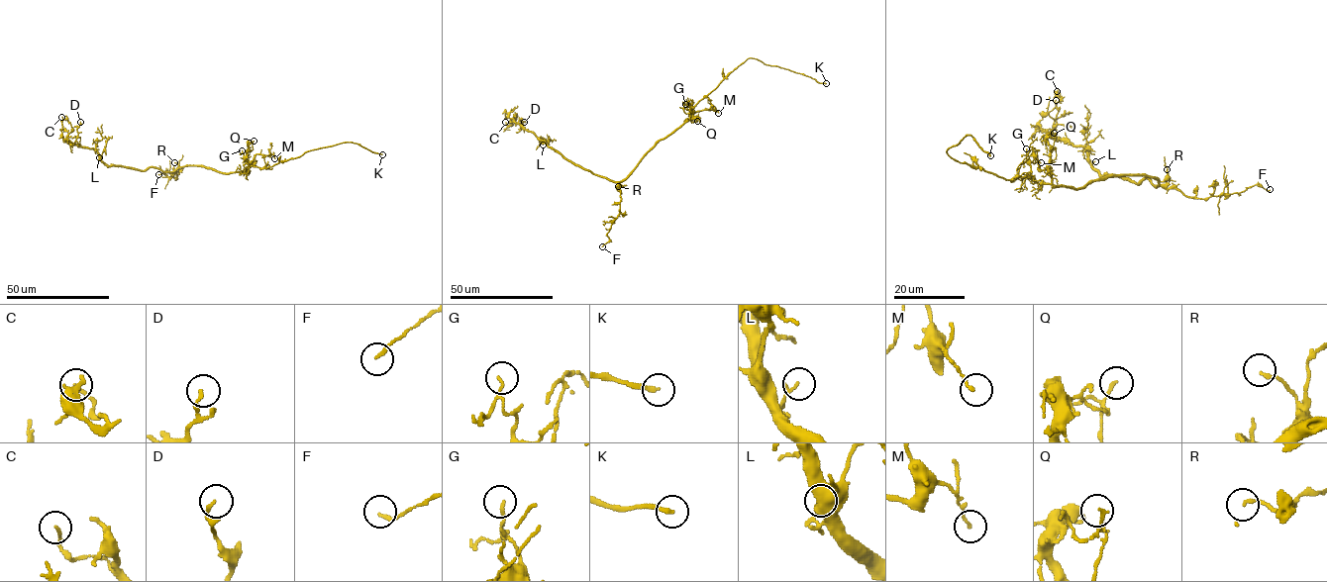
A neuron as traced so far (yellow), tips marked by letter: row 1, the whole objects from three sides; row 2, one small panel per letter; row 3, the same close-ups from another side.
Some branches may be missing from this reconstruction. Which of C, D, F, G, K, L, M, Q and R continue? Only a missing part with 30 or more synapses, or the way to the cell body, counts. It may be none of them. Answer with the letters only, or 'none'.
K

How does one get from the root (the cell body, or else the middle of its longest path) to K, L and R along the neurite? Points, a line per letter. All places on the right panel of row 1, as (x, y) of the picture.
K: (1097, 178), (1080, 188), (1037, 184), (1028, 176), (1005, 180), (958, 162), (947, 150), (970, 136), (990, 155)
L: (1097, 178), (1149, 175), (1158, 185), (1147, 178), (1136, 183), (1125, 178), (1103, 176), (1091, 165), (1095, 161)
R: (1097, 178), (1149, 175), (1163, 181), (1168, 174), (1167, 169)

